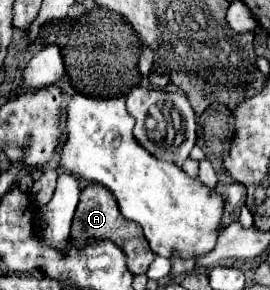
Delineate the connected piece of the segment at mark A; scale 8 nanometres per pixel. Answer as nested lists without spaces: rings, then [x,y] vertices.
[[[92,182],[82,190],[80,202],[78,202],[78,208],[76,208],[76,214],[74,214],[74,220],[72,220],[70,236],[72,236],[72,242],[78,248],[84,248],[88,240],[110,240],[110,242],[114,242],[126,254],[126,268],[132,274],[146,274],[148,266],[156,258],[152,254],[152,250],[148,246],[148,240],[144,238],[144,232],[140,230],[140,226],[132,220],[126,220],[120,214],[114,194],[98,182]]]

